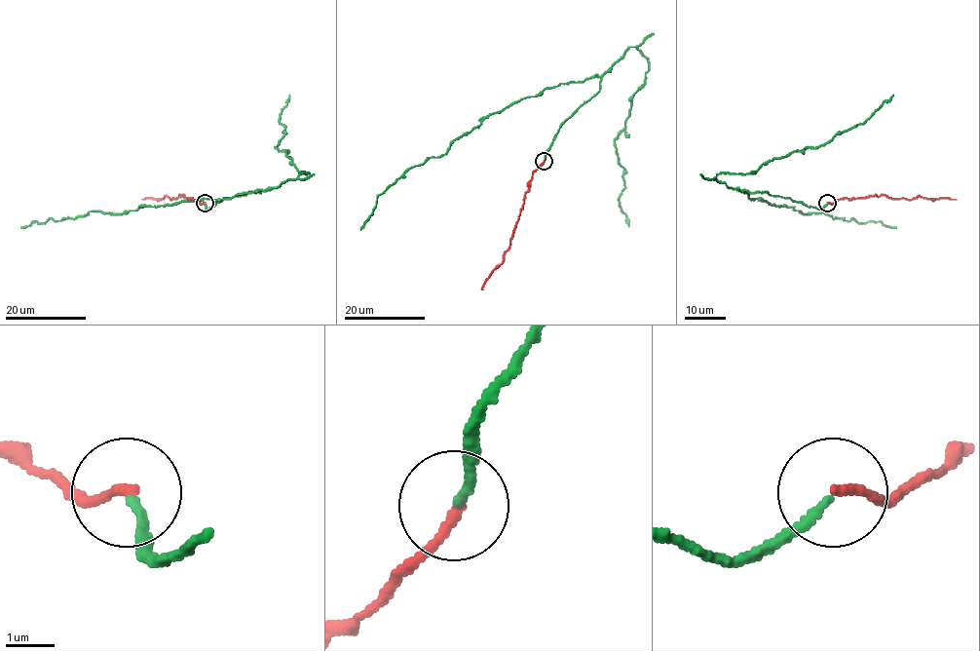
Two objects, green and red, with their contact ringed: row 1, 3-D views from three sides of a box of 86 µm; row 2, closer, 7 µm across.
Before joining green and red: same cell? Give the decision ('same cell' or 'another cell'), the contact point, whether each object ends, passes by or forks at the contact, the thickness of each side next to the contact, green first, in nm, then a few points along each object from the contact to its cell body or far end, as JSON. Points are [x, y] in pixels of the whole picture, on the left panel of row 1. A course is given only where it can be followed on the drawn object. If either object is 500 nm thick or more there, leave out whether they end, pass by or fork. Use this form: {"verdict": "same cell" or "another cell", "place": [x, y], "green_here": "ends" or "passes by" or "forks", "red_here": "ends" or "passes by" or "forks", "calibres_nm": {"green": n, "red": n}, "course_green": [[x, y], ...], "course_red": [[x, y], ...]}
{"verdict": "same cell", "place": [205, 203], "green_here": "ends", "red_here": "ends", "calibres_nm": {"green": 170, "red": 200}, "course_green": [[204, 204], [207, 209], [223, 198], [260, 190], [117, 213], [89, 211], [21, 227]], "course_red": [[204, 204], [179, 194], [170, 199], [166, 196], [142, 199]]}

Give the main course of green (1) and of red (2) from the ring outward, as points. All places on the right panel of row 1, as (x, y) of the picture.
1: (827, 204), (817, 209), (742, 190), (750, 199), (805, 213), (824, 211), (834, 218), (896, 227)
2: (827, 204), (842, 198), (885, 194), (891, 198), (914, 199), (919, 196), (956, 199)

